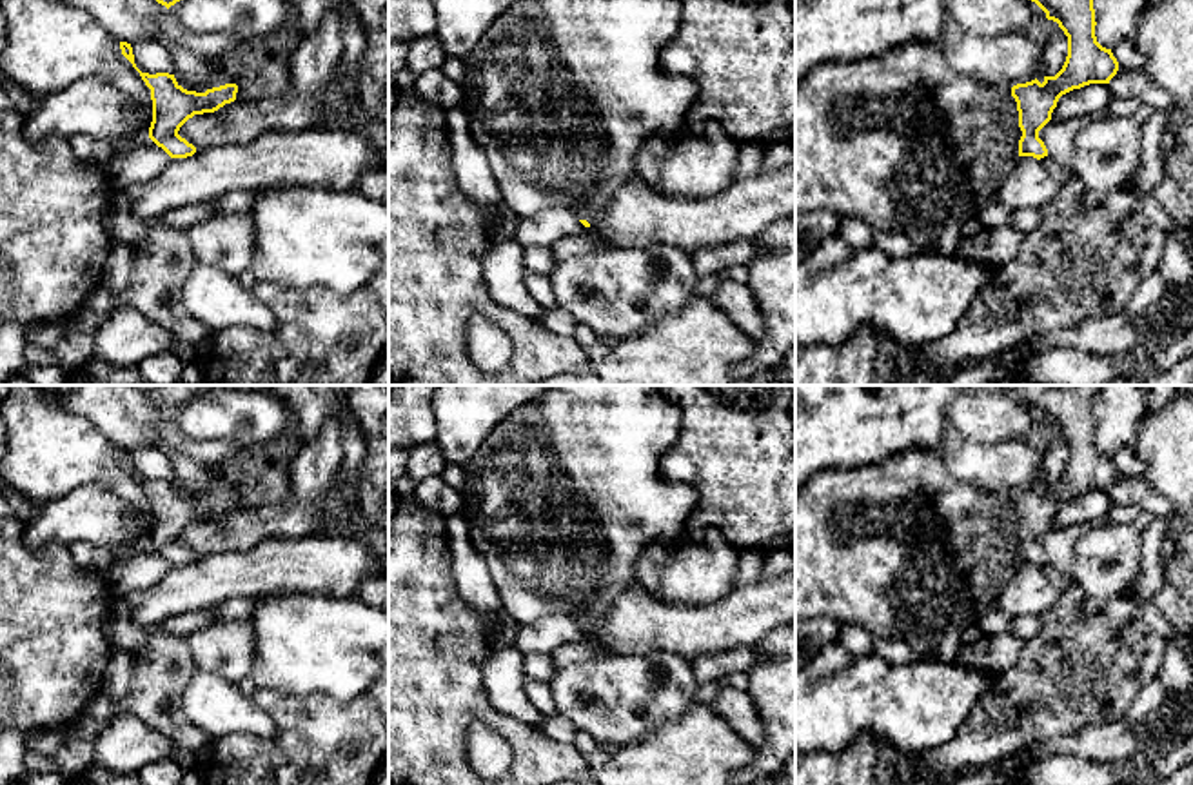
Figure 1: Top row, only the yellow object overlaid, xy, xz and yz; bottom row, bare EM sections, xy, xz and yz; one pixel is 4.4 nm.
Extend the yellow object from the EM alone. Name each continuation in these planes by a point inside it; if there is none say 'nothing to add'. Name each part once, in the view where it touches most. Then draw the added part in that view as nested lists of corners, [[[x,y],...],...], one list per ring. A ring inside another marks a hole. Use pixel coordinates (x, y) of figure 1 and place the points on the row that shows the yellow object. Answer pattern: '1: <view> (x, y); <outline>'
nothing to add

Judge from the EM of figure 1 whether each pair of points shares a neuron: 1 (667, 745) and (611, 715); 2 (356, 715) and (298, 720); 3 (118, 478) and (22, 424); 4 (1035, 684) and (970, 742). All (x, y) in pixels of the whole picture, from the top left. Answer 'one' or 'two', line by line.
1: two
2: one
3: one
4: one

